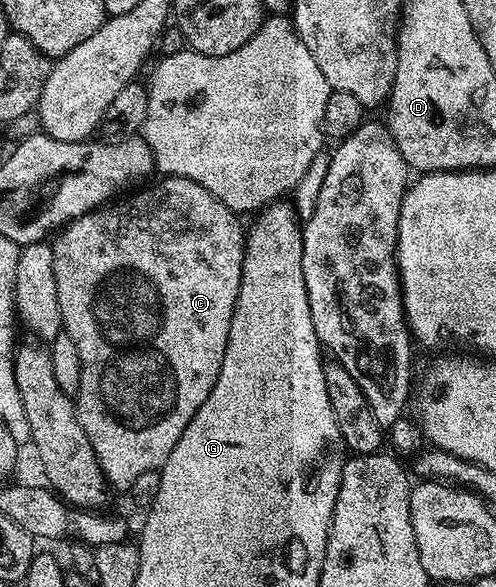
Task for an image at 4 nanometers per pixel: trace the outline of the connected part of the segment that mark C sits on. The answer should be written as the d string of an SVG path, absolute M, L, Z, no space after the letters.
M162 177L159 180L159 183L151 182L117 201L111 201L97 207L95 211L84 213L79 219L74 219L61 228L52 239L54 248L52 265L56 273L56 297L60 301L62 330L68 337L72 337L72 342L80 353L82 372L80 389L76 396L78 420L84 433L88 433L88 441L92 441L96 461L100 461L100 469L107 484L113 490L115 487L122 493L129 492L130 486L140 473L146 473L148 470L158 471L162 468L164 461L168 461L168 453L176 449L180 433L188 429L188 421L196 417L196 409L200 409L200 405L204 405L204 397L212 393L212 385L216 385L216 377L220 377L220 365L224 361L228 329L232 325L234 302L240 293L242 262L246 252L244 223L242 227L241 221L238 220L241 218L230 211L228 205L224 205L212 193L208 193L208 189L196 185L196 181L173 177Z

